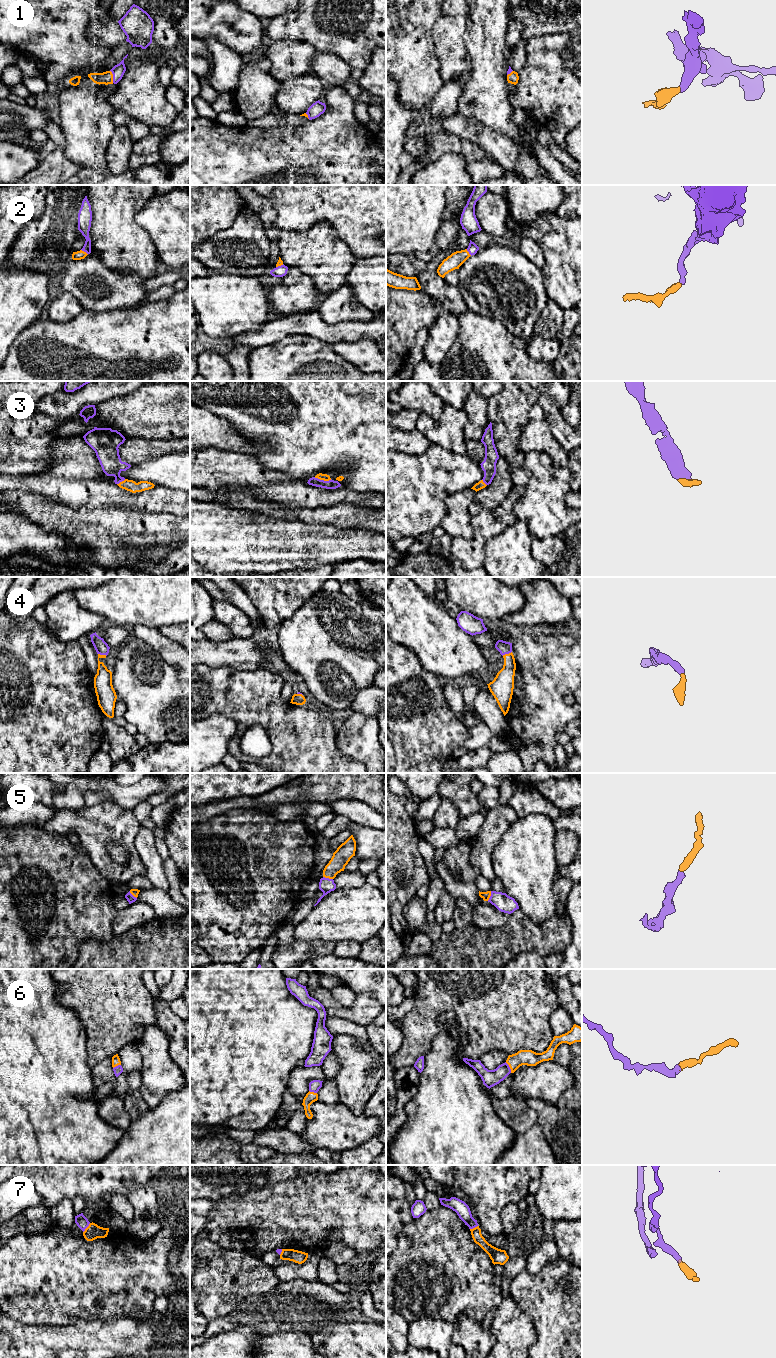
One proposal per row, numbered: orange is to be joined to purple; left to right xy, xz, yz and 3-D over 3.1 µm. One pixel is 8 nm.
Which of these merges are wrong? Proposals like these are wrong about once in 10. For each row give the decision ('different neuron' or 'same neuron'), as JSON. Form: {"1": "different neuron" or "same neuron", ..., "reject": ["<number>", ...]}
{"1": "same neuron", "2": "same neuron", "3": "same neuron", "4": "same neuron", "5": "same neuron", "6": "same neuron", "7": "different neuron", "reject": ["7"]}

